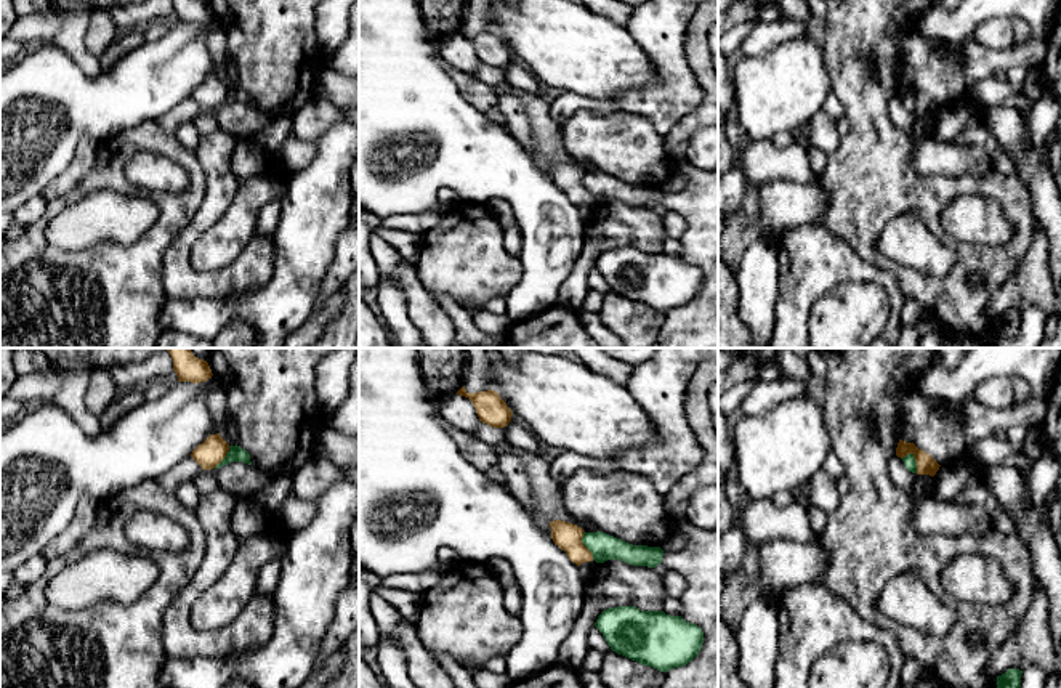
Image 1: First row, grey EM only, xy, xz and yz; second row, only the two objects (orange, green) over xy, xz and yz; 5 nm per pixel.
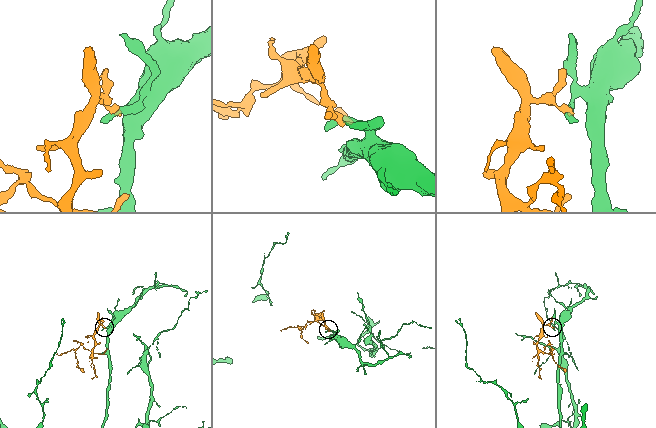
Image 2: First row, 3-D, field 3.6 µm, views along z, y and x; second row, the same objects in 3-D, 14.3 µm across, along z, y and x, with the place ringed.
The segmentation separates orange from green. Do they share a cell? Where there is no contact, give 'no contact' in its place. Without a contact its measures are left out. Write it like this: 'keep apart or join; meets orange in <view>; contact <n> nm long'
keep apart; meets orange in yz; contact 120 nm long

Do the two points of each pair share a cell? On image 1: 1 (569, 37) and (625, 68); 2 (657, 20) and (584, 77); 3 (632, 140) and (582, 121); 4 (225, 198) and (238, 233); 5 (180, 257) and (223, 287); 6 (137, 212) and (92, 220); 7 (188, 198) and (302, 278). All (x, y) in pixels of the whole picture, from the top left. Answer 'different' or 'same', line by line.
1: same
2: different
3: same
4: different
5: same
6: same
7: different

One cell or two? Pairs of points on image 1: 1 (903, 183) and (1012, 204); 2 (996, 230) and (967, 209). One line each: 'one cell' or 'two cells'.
1: one cell
2: one cell

